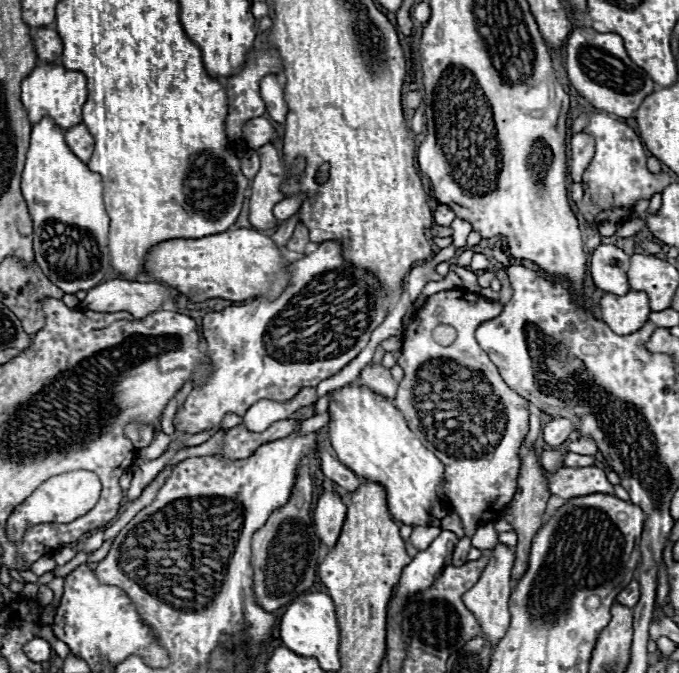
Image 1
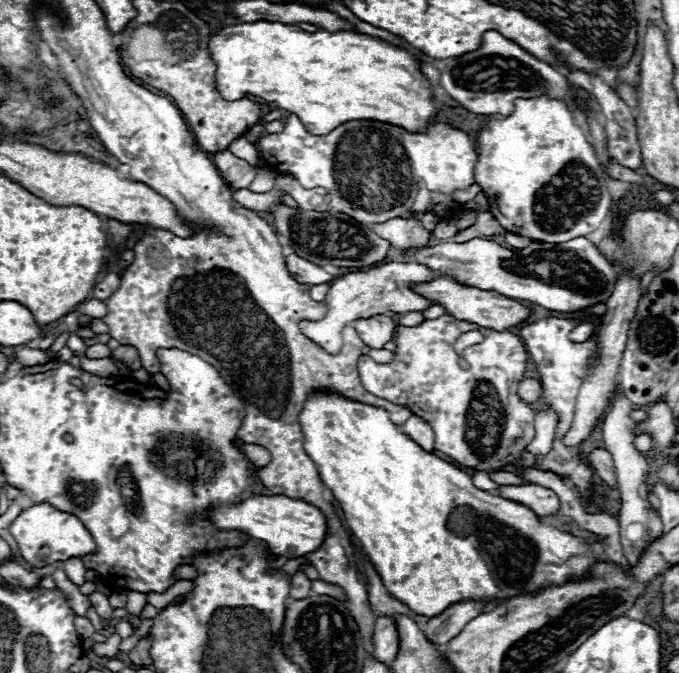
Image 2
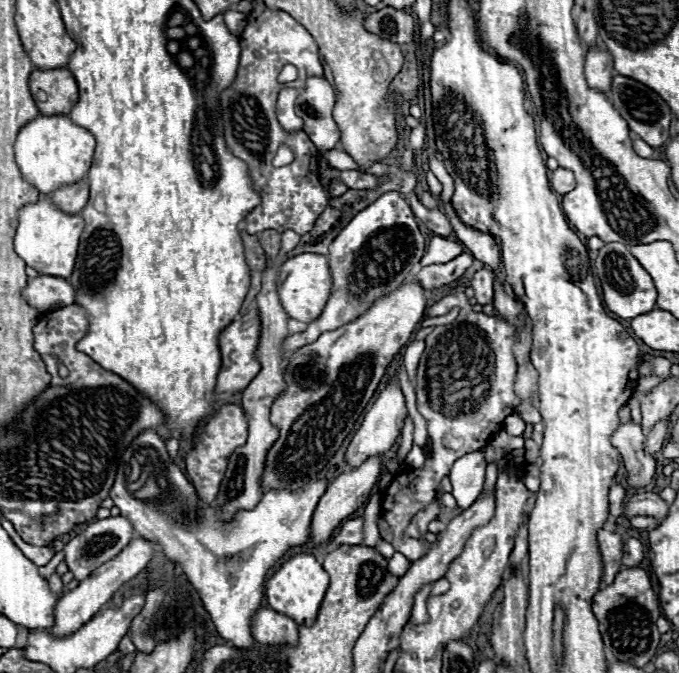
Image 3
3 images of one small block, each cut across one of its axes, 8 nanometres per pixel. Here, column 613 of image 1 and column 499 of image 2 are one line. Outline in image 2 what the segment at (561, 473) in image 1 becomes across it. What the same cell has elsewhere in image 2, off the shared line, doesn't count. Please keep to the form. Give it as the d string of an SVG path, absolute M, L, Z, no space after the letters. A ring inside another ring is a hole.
M522 484L522 486L500 486L498 494L502 498L510 498L514 502L522 502L524 506L530 506L540 518L546 514L552 514L560 508L558 496L540 484Z

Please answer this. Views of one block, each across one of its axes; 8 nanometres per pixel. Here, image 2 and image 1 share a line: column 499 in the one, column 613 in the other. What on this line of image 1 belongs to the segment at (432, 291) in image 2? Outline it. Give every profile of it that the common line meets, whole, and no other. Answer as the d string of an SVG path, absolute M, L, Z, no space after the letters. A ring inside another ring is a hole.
M630 290L624 296L616 296L606 292L600 300L602 320L616 332L616 334L632 334L640 330L650 314L648 296L644 292Z

